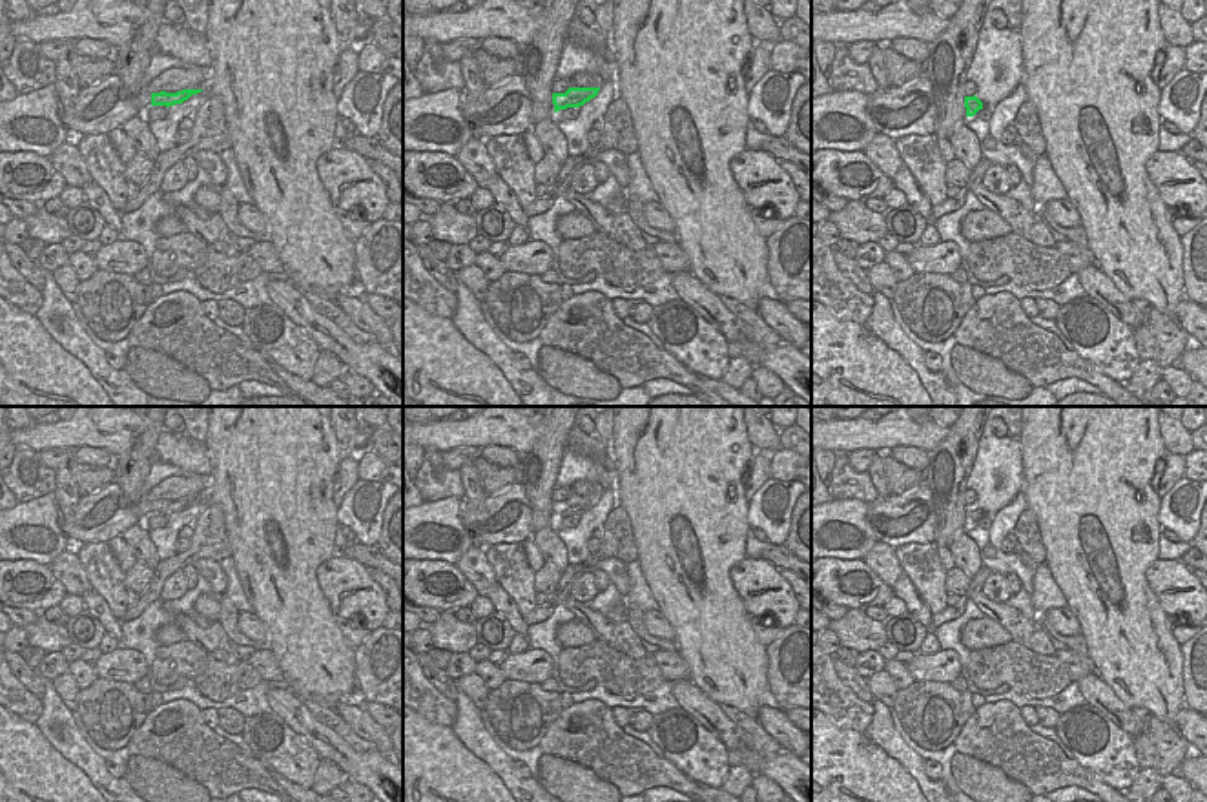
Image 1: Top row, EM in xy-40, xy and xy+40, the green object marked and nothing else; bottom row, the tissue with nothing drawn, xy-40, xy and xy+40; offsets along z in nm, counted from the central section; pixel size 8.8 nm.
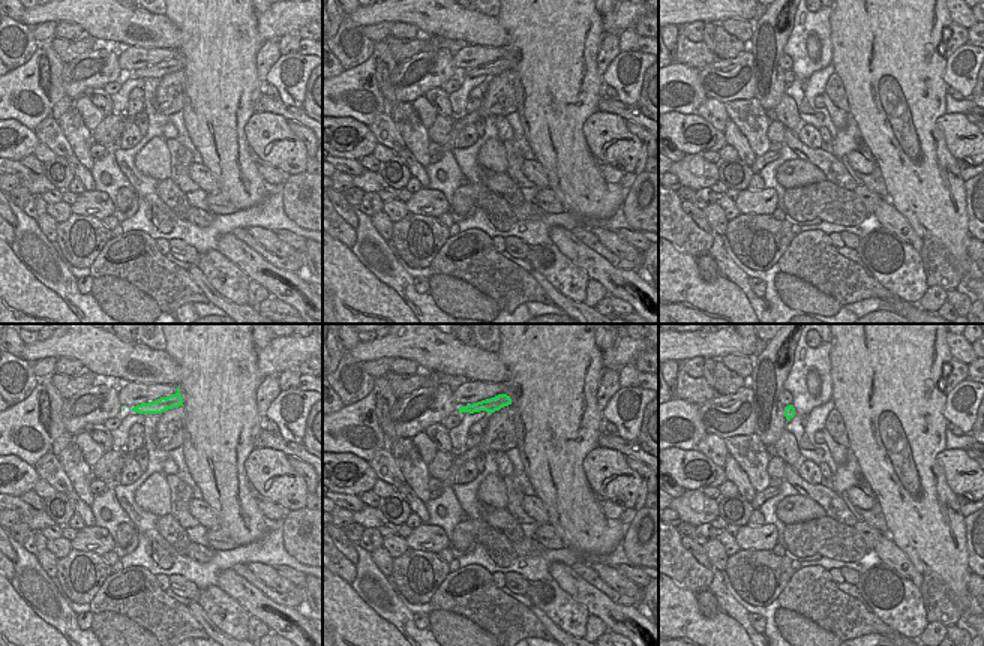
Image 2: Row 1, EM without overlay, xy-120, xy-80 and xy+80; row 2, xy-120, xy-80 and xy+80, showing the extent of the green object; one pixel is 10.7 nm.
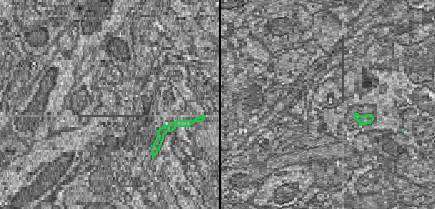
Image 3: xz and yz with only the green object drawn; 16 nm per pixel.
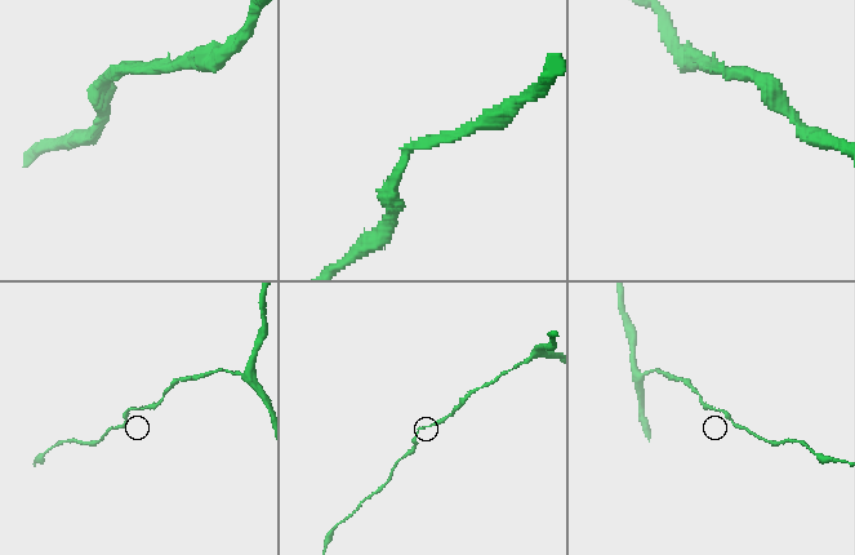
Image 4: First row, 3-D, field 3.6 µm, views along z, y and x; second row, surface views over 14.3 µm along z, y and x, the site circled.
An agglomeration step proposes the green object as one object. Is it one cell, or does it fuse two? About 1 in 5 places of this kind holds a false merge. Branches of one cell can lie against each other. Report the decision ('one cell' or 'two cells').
one cell

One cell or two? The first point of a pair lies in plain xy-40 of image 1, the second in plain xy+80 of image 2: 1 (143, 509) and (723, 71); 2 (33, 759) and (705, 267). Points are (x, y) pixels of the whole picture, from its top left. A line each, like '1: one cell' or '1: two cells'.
1: one cell
2: two cells

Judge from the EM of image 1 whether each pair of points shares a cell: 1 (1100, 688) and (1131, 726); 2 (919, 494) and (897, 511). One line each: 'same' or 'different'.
1: same
2: same

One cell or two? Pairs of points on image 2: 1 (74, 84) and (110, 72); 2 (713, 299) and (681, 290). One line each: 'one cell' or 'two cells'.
1: one cell
2: one cell

